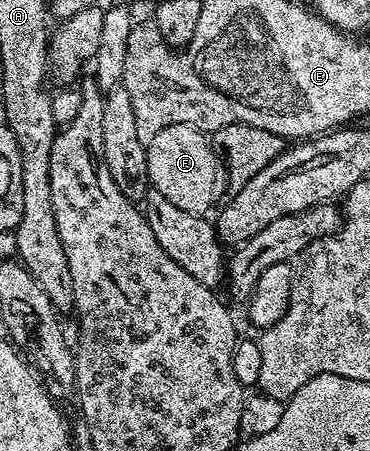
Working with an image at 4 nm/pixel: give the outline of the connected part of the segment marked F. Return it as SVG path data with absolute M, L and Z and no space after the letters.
M168 125L146 148L146 174L149 186L164 193L176 209L184 209L189 215L207 214L206 210L214 203L214 194L220 191L220 160L210 140L203 132L188 125Z

